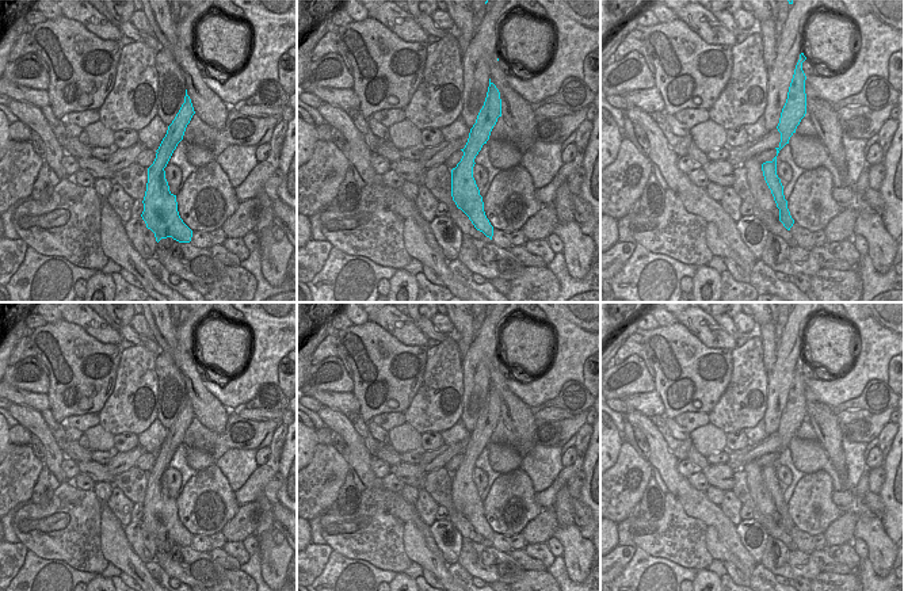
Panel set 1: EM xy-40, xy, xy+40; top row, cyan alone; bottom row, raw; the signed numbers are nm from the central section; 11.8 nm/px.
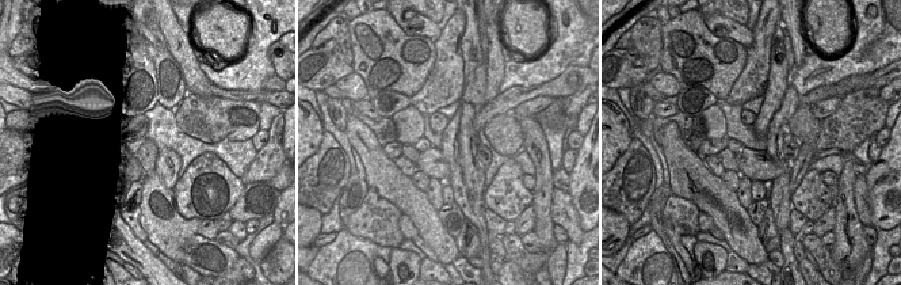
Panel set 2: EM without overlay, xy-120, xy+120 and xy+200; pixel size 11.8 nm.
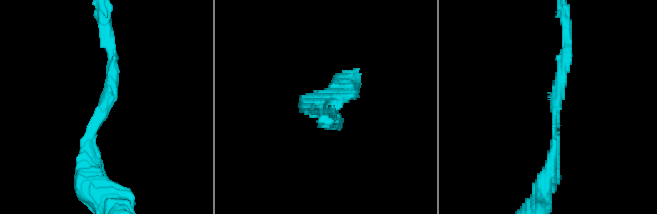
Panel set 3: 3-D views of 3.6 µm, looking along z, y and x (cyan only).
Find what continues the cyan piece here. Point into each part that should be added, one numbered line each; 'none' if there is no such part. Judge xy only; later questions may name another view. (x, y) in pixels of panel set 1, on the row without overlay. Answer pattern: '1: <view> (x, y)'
none

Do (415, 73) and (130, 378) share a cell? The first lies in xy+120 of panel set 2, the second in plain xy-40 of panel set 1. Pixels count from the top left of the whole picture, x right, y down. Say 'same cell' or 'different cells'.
different cells

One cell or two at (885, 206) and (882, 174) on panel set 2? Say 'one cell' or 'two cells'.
one cell

